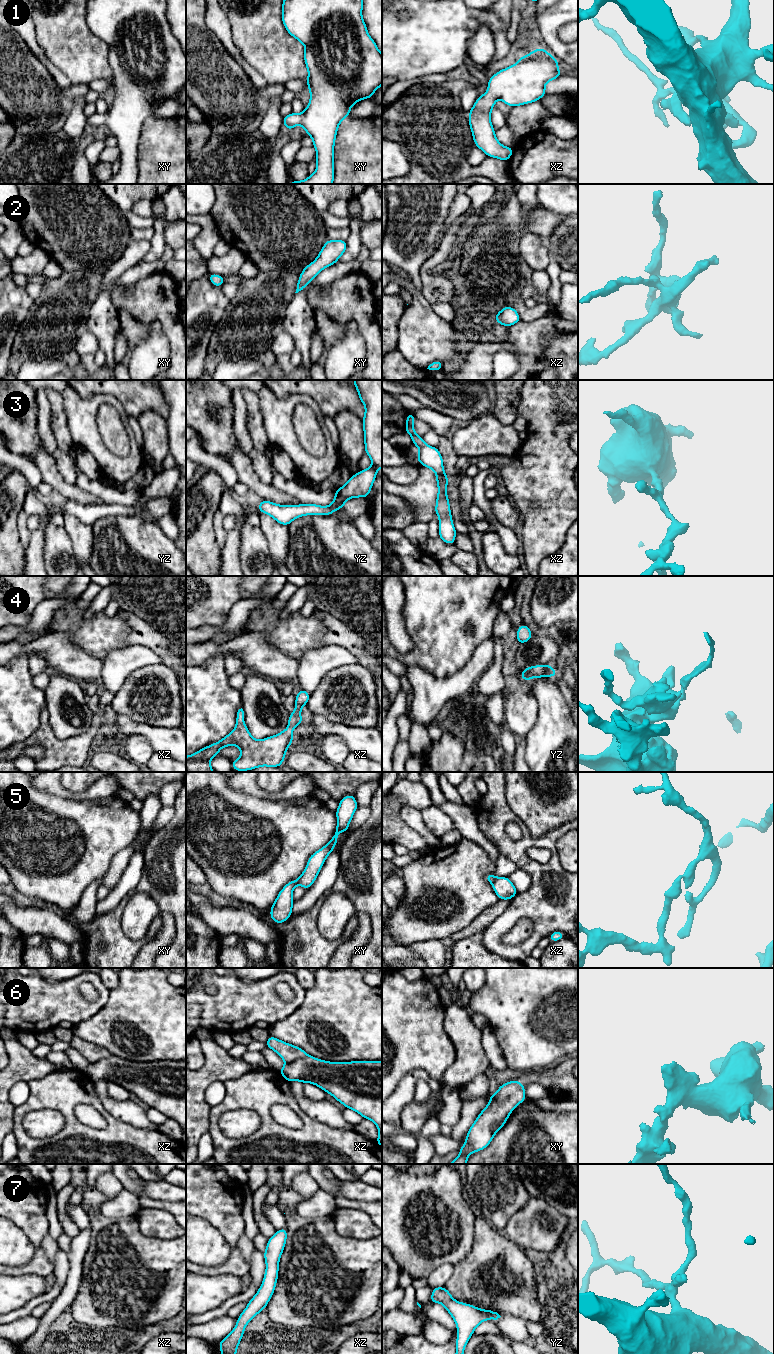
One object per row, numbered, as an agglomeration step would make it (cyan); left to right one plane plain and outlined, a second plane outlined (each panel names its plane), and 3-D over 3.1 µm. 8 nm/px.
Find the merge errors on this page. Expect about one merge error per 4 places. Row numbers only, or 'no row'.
5, 6

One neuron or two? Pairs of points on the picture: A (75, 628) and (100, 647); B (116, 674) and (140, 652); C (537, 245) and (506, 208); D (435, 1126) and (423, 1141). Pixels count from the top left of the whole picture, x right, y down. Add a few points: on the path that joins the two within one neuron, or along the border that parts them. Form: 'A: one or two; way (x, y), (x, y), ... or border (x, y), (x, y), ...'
A: one; way (81, 631), (85, 632), (94, 641)
B: one; way (122, 668), (134, 657)
C: two; border (519, 239), (526, 232), (532, 232), (544, 241)
D: one; way (431, 1130), (424, 1137)

